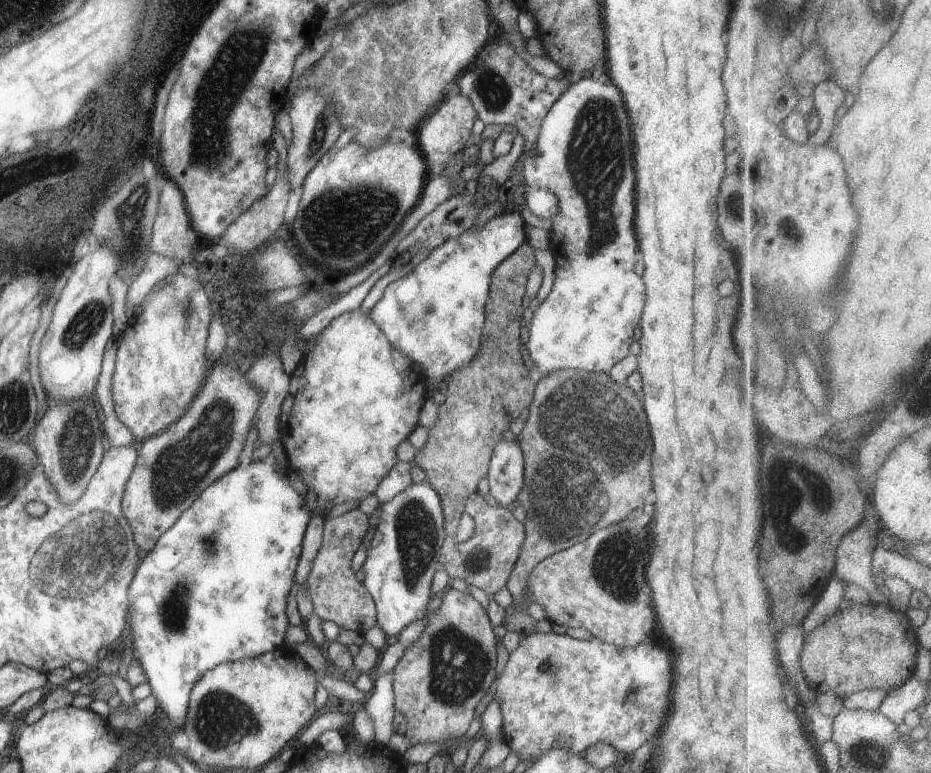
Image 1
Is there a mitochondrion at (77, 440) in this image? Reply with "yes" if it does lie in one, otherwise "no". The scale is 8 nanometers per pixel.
yes

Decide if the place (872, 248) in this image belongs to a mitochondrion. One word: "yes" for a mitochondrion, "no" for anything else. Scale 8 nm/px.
no

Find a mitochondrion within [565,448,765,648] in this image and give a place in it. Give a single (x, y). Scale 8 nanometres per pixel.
(616, 570)

